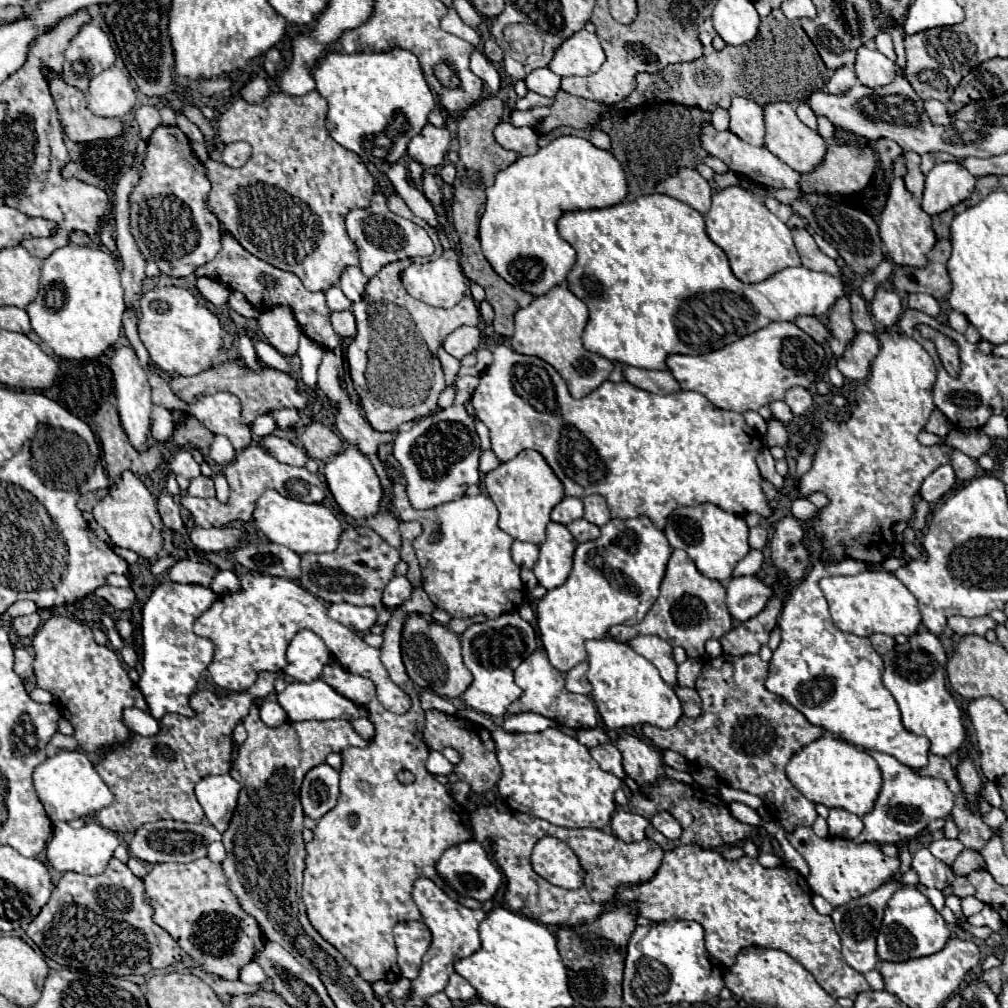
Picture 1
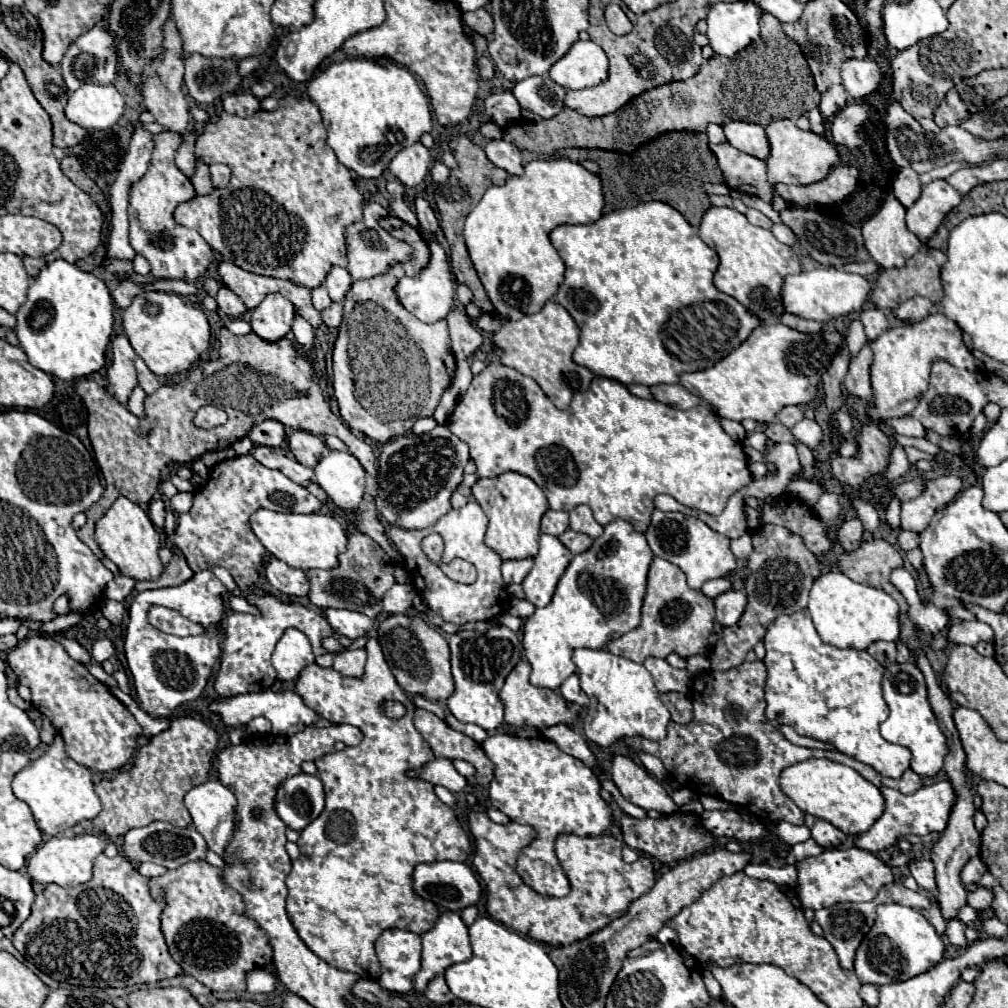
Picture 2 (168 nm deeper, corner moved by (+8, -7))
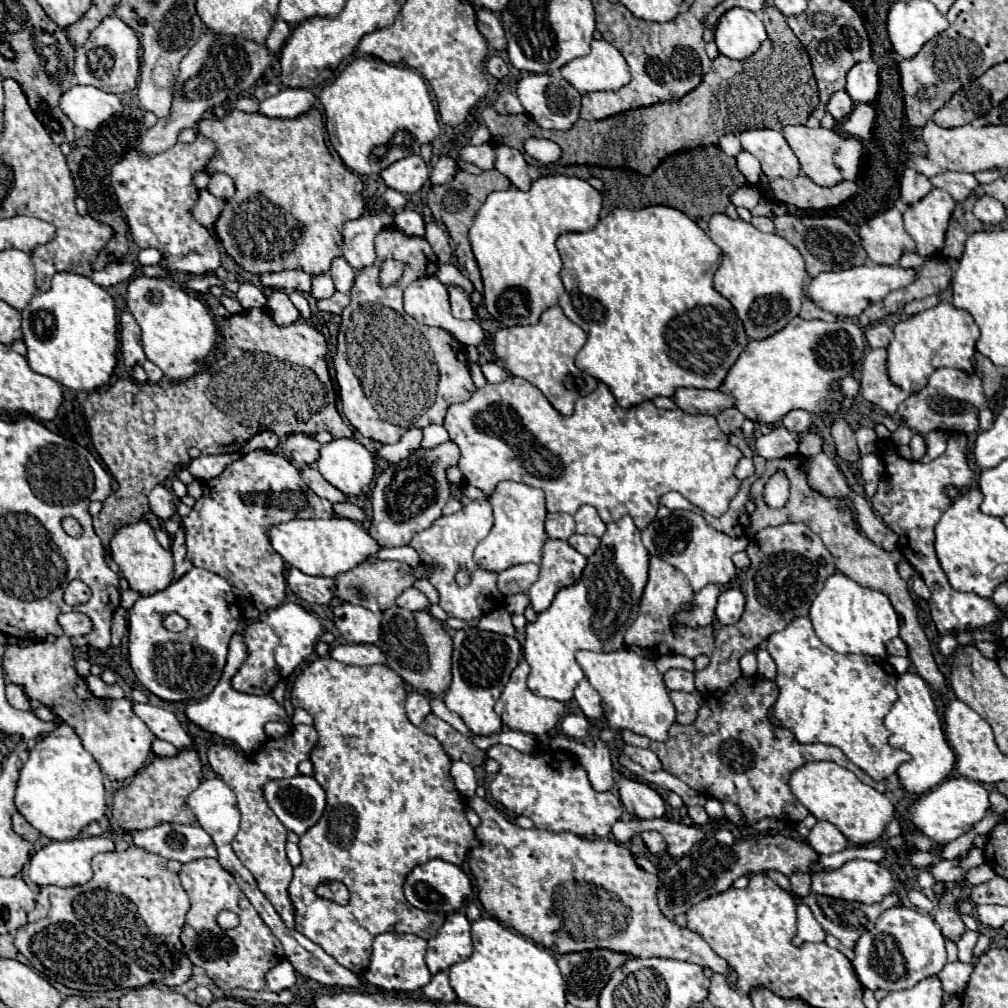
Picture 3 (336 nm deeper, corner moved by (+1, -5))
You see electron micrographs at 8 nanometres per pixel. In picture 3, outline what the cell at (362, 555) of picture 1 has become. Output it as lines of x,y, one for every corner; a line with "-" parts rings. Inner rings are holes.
380,561
380,563
362,563
358,567
354,567
352,571
348,573
342,573
338,577
334,577
336,581
336,587
334,587
334,593
338,599
342,601
348,601
352,605
360,605
360,607
366,607
374,613
382,613
384,609
388,609
390,605
394,605
396,597
414,585
416,577
414,577
414,571
410,565
406,563
400,563
400,561

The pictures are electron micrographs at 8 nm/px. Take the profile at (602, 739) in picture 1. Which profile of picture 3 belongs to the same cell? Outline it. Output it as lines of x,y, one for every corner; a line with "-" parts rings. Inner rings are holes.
622,777
618,783
620,801
628,813
638,819
662,819
666,813
664,799
646,783

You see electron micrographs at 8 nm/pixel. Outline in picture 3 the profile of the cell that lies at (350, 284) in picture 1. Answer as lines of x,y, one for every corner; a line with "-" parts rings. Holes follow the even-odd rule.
336,257
330,265
330,275
334,279
334,285
338,291
348,293
354,281
354,269
348,265
348,261
344,257

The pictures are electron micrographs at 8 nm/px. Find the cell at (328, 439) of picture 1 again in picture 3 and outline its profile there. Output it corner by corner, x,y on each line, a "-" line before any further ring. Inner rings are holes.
290,435
284,443
280,443
280,451
294,461
298,467
312,465
320,457
320,443
308,435

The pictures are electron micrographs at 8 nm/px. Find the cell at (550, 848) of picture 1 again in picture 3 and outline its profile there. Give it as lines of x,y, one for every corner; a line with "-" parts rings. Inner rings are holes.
494,745
488,749
488,757
496,759
500,763
500,771
496,773
494,781
490,783
492,797
498,803
502,803
508,811
512,811
516,815
528,815
538,829
570,831
580,837
608,837
610,827
622,815
622,803
618,801
618,797
614,797
612,793
596,793
592,789
592,785
588,783
586,771
576,761
572,761
572,755
568,755
568,753
560,753
560,757
542,753
542,751
526,755
512,747
506,747
506,745

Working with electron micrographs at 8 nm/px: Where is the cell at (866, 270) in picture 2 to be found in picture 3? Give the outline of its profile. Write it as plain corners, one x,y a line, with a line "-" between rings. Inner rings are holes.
917,252
904,254
896,263
895,266
904,268
915,268
924,265
928,261
928,257
922,257

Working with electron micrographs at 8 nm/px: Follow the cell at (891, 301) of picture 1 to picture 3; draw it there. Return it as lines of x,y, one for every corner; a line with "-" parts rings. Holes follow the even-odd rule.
874,323
866,329
866,341
872,349
888,347
888,343
892,341
892,329
886,323

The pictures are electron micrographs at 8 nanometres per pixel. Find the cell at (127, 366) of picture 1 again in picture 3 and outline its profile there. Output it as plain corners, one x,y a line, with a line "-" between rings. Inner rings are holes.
128,309
120,313
120,345
122,345
122,357
126,367
132,369
134,365
142,365
146,361
140,343
140,327

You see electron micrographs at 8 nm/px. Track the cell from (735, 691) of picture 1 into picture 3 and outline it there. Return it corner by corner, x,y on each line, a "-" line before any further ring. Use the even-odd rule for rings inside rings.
740,677
738,683
720,695
722,697
710,697
704,701
698,711
698,719
692,725
684,727
674,723
666,743
650,741
648,737
636,735
628,729
622,731
622,739
626,745
652,749
660,757
662,769
686,781
696,793
706,793
720,803
734,803
740,809
742,821
746,825
754,825
764,817
798,823
808,815
806,807
792,795
788,787
792,771
808,761
834,761
880,793
900,789
896,775
878,783
854,763
850,763
838,747
824,743
802,745
792,737
792,733
788,733
788,729
772,725
768,719
768,709
778,697
778,685
774,681
762,677

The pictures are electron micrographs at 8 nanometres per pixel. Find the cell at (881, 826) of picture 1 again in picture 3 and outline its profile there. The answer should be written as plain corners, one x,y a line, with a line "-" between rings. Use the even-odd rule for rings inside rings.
950,777
942,781
936,789
928,791
928,795
922,795
920,799
914,801
914,805
908,811
908,821
912,827
920,829
924,835
944,845
968,833
978,821
986,817
988,809
990,809
988,791
978,781
966,777

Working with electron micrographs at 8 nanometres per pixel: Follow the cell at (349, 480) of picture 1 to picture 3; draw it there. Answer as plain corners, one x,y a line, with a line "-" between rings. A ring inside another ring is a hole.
332,439
322,445
316,465
322,477
348,497
360,495
374,477
374,455
356,439

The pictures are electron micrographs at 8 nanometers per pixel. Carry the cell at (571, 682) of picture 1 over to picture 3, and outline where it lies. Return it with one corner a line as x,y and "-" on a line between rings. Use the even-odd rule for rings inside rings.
586,679
576,687
574,699
588,719
600,719
604,715
602,705
600,705
600,695
590,687
590,683

